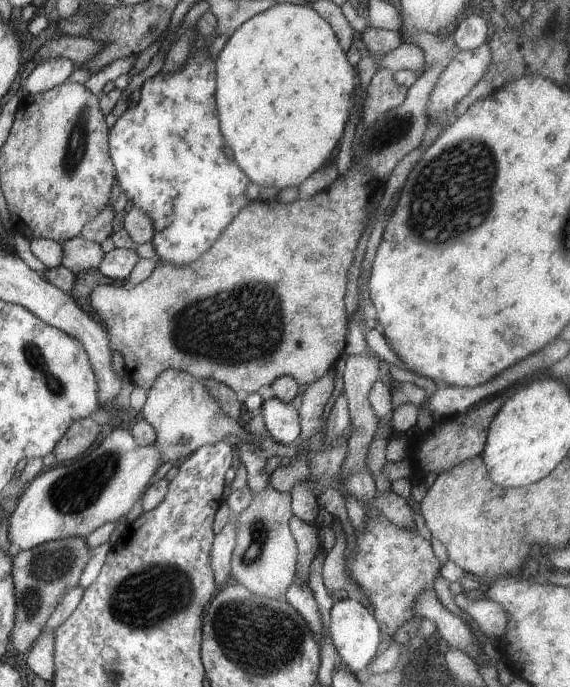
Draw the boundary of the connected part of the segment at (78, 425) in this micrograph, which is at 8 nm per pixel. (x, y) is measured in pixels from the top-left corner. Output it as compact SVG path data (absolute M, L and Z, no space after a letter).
M91 417L75 420L56 443L53 454L58 464L84 454L98 438L101 426Z

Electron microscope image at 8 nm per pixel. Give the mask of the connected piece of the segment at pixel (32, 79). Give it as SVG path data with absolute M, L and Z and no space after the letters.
M60 57L36 64L28 74L24 85L25 91L30 95L40 94L68 80L68 77L73 73L75 63L70 59Z

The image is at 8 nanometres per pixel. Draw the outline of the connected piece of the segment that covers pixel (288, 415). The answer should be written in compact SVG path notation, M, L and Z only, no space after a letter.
M265 394L261 410L272 439L282 444L295 443L301 433L301 418L293 403L285 403L278 397Z

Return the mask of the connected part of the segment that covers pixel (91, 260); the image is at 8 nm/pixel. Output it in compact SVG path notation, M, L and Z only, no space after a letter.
M80 236L68 239L62 245L62 264L76 275L86 269L98 268L106 254L100 243L84 240Z

